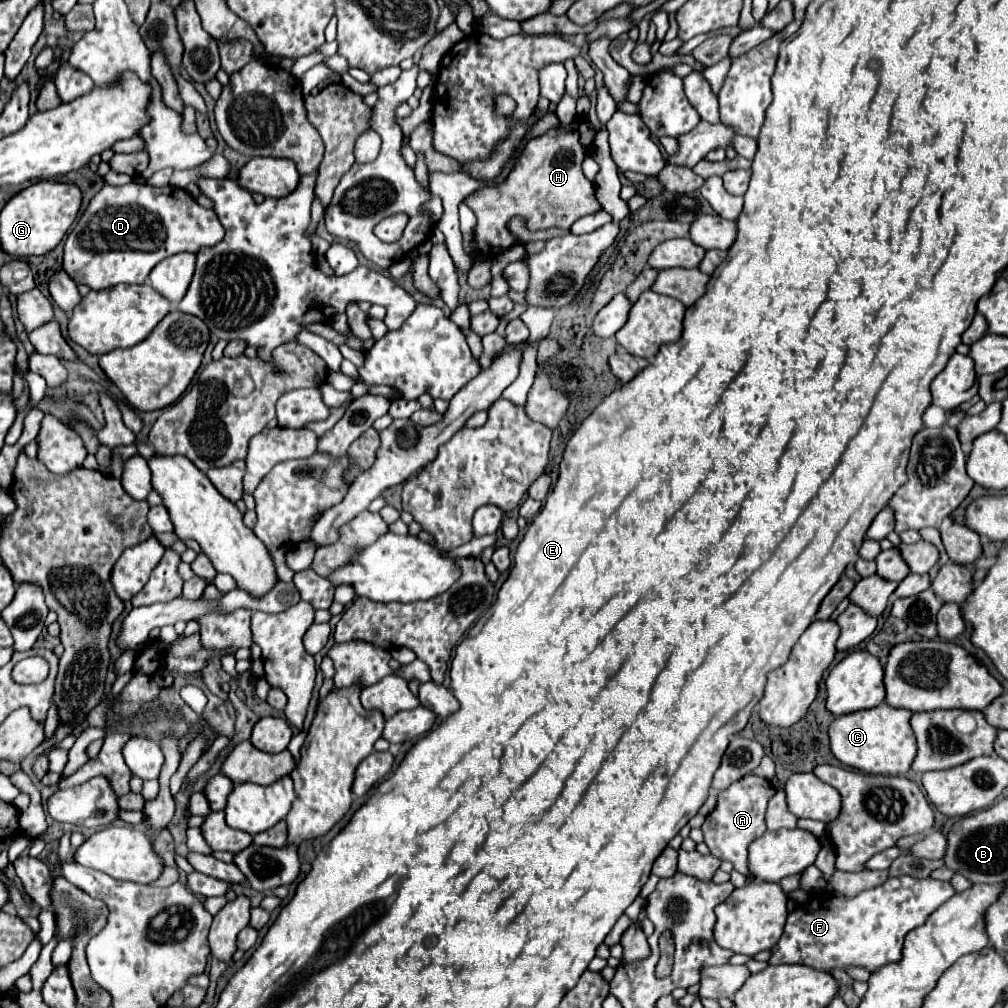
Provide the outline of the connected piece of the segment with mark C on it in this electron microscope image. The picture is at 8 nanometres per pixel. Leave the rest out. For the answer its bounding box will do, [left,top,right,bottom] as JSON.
[830,703,916,775]

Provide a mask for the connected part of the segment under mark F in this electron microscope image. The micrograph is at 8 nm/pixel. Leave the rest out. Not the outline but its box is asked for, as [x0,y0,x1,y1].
[770,877,954,973]

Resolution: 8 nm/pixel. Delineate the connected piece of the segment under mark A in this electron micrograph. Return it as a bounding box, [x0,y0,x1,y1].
[702,775,774,877]

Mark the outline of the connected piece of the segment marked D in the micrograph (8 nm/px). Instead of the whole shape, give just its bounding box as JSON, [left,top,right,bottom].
[64,183,224,289]

